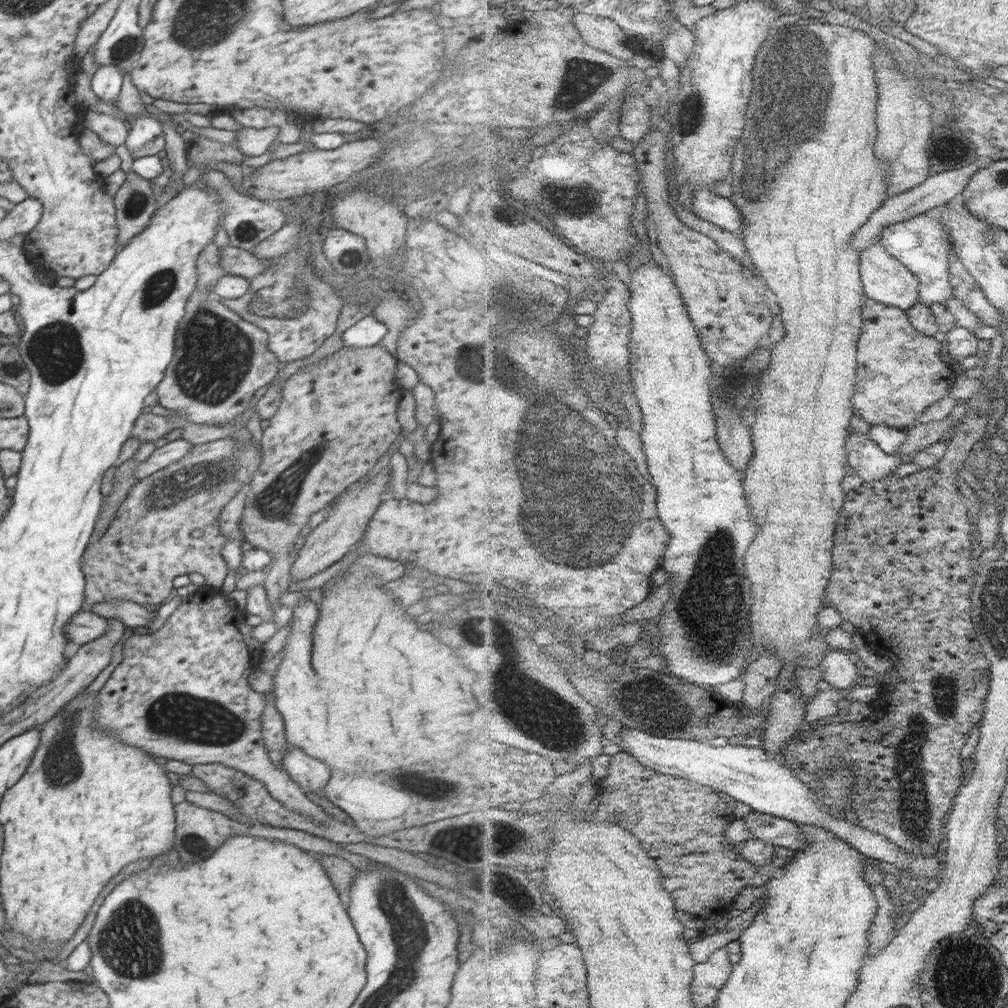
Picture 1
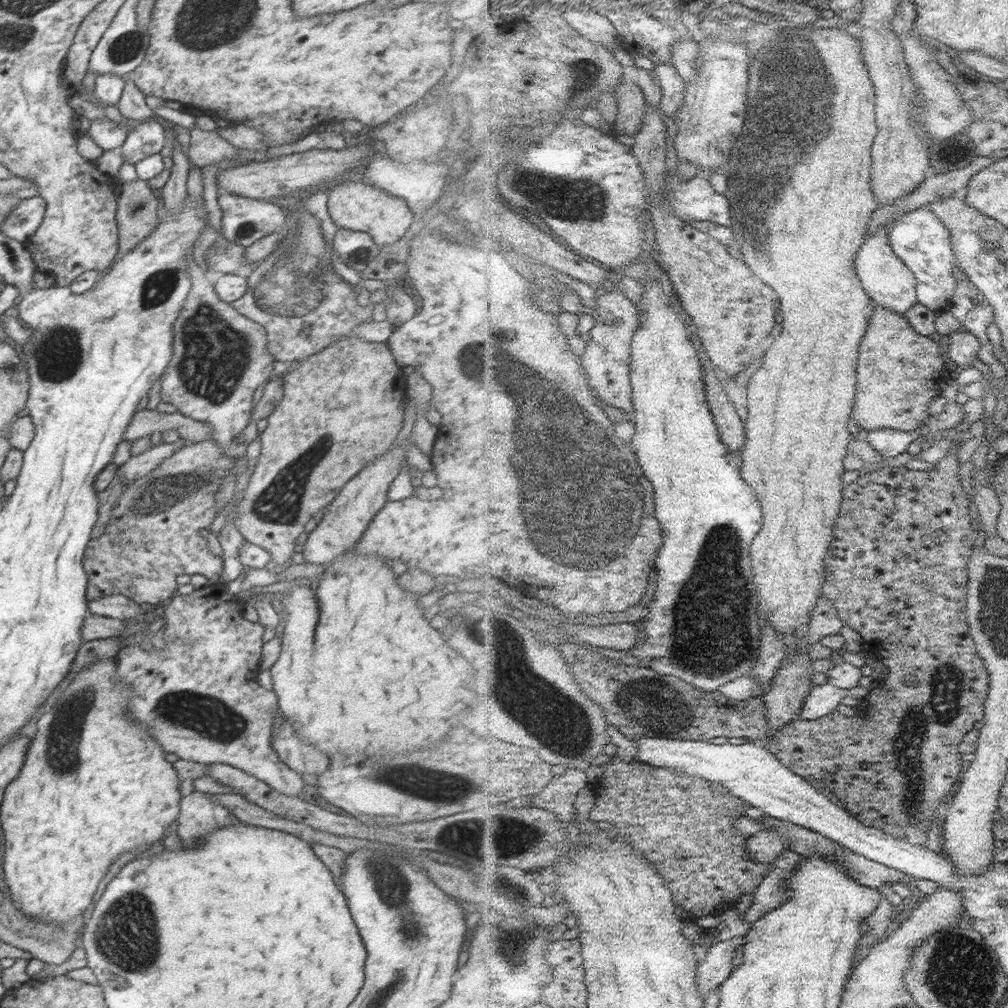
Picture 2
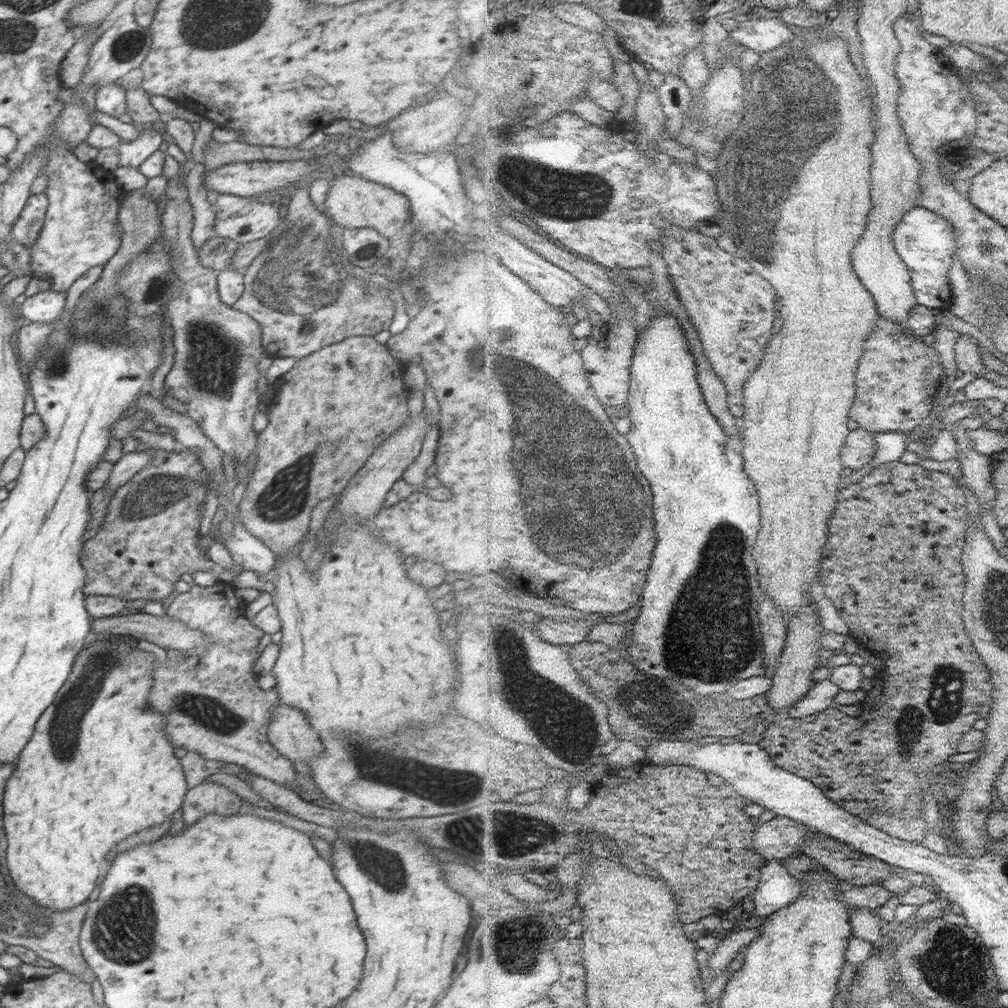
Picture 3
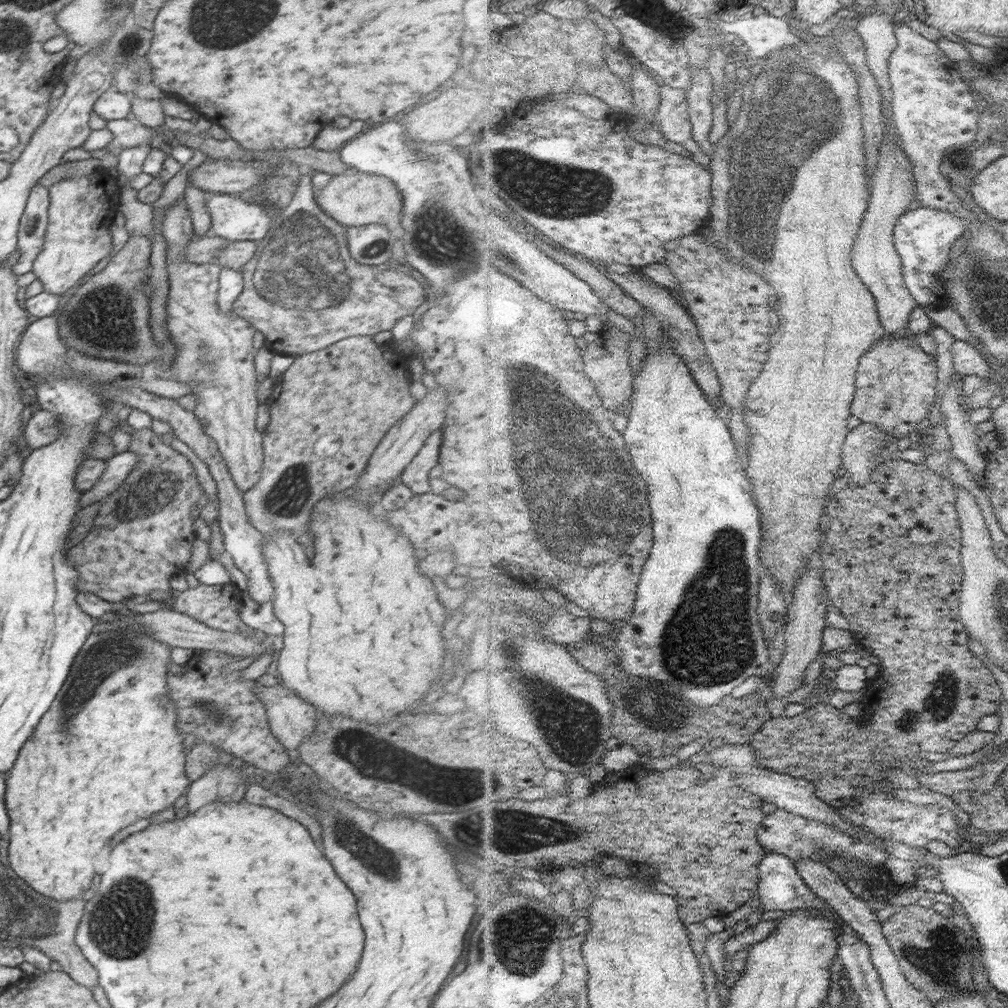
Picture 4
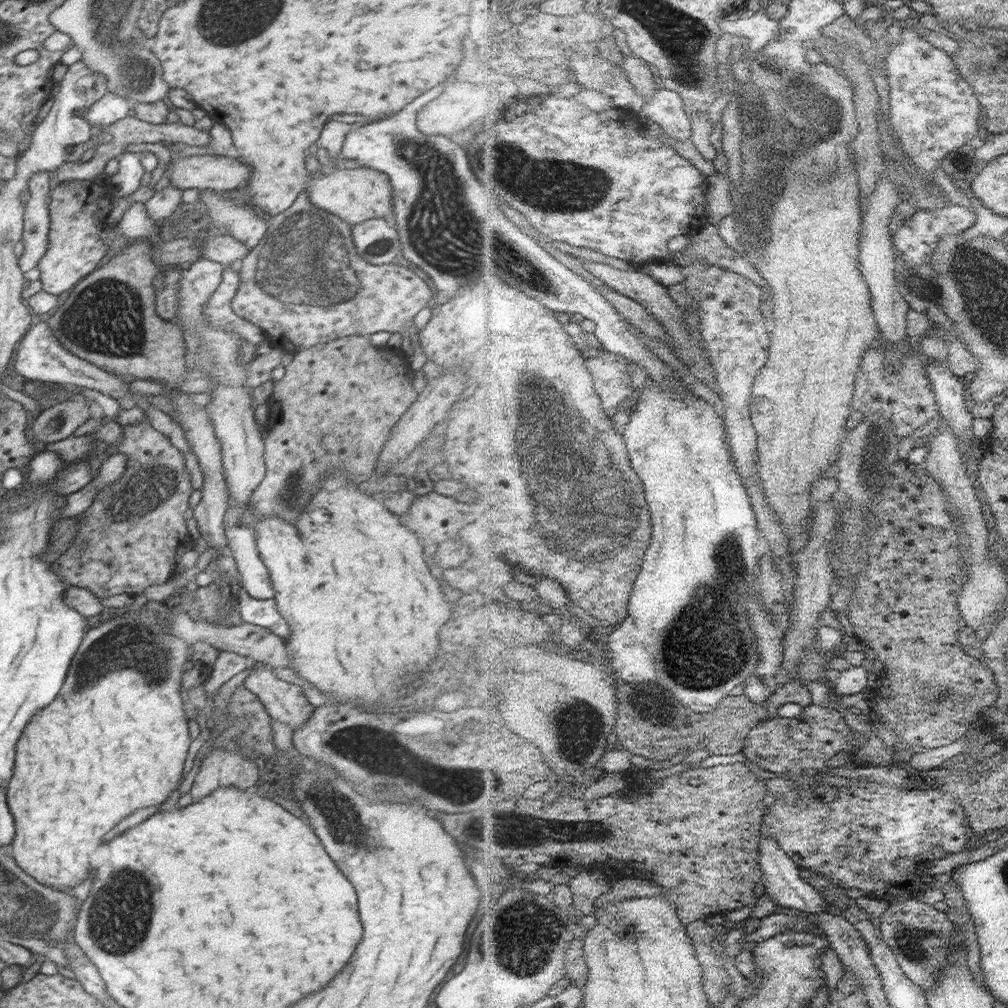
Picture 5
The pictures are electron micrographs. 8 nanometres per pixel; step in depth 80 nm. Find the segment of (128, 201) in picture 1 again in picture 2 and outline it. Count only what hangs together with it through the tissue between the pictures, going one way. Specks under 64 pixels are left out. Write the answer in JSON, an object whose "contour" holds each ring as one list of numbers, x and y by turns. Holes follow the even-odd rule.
{"contour":[[136,179,123,186,117,196,115,217,119,228,119,251,114,262,141,243,161,221,159,195,149,187,147,181]]}

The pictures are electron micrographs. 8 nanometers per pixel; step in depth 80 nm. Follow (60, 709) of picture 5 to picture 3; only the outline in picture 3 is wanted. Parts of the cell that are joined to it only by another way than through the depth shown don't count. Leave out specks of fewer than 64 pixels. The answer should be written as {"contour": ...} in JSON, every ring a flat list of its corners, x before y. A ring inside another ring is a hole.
{"contour":[[108,636,102,640,95,639,94,637,90,638,89,642,75,658,69,677,57,692,58,698,46,708,46,712,41,714,36,721,35,730,30,741,22,749,22,752,19,753,19,757,16,760,15,772,6,781,3,794,3,828,8,842,6,864,15,888,23,892,25,896,30,896,36,904,45,908,69,910,69,908,84,904,88,900,88,896,92,894,92,890,96,888,96,880,100,876,100,870,96,870,96,868,102,862,102,858,118,842,126,840,128,836,138,834,142,830,148,830,151,826,166,822,183,805,188,784,186,779,184,779,184,771,182,771,182,765,179,763,180,759,174,757,174,749,176,747,168,741,168,737,165,735,165,720,163,716,153,710,153,708,149,708,149,704,147,704,152,684,153,662,156,659,152,653,138,649,137,641,131,637,120,636],[60,718,68,718,68,720,60,720],[64,722,68,724,68,730,66,730,68,734,60,732,62,730,60,726,64,726],[68,752,70,752,70,760,66,758]]}

